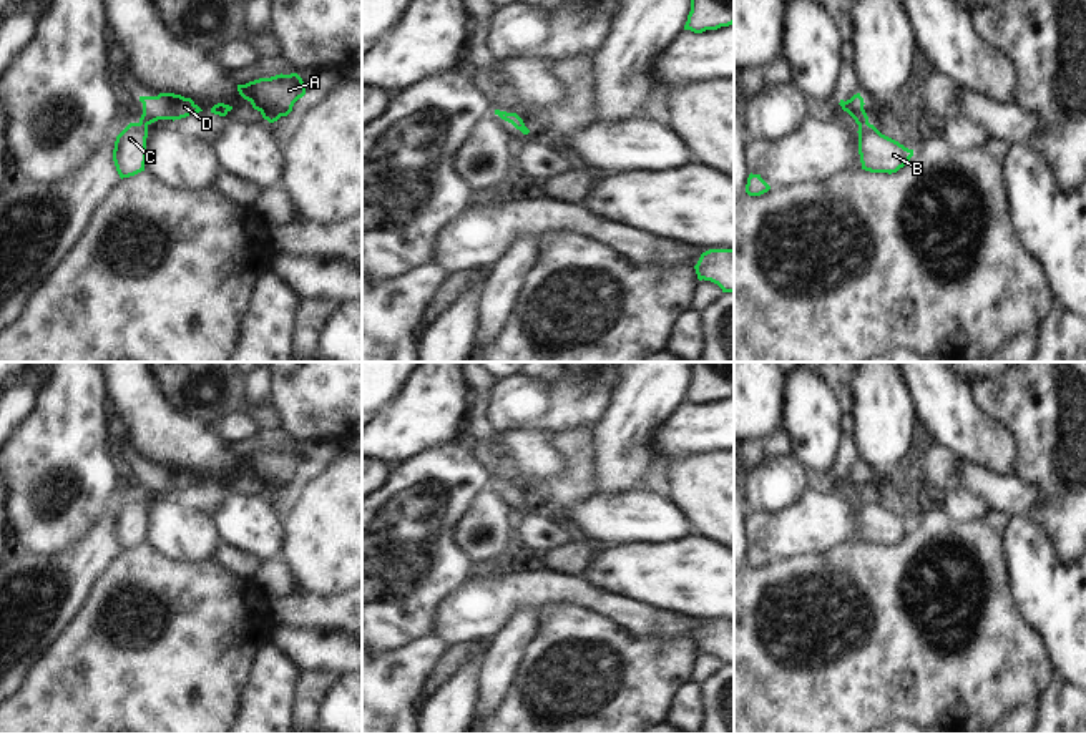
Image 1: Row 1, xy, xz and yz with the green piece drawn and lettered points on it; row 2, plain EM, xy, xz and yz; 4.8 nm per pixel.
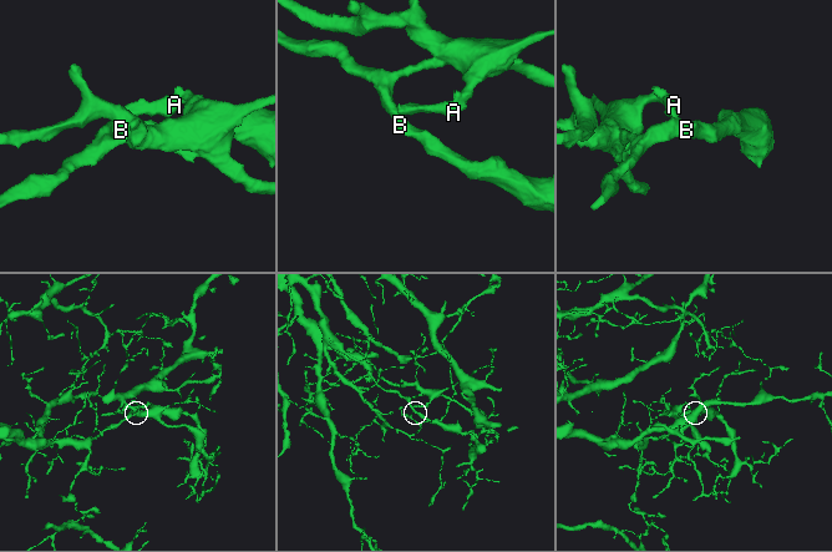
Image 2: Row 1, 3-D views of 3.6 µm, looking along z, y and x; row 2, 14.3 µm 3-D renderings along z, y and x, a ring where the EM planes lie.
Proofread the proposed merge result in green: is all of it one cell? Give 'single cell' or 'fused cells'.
fused cells

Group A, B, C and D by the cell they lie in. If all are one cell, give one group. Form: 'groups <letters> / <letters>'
groups A D / B C

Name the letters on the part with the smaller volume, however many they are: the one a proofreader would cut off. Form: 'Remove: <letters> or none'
Remove: A, D

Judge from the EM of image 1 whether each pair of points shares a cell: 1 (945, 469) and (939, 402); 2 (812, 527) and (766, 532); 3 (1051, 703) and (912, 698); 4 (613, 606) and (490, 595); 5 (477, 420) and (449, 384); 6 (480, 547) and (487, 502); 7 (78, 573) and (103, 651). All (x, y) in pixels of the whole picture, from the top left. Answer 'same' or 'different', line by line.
1: different
2: same
3: different
4: same
5: different
6: same
7: different

